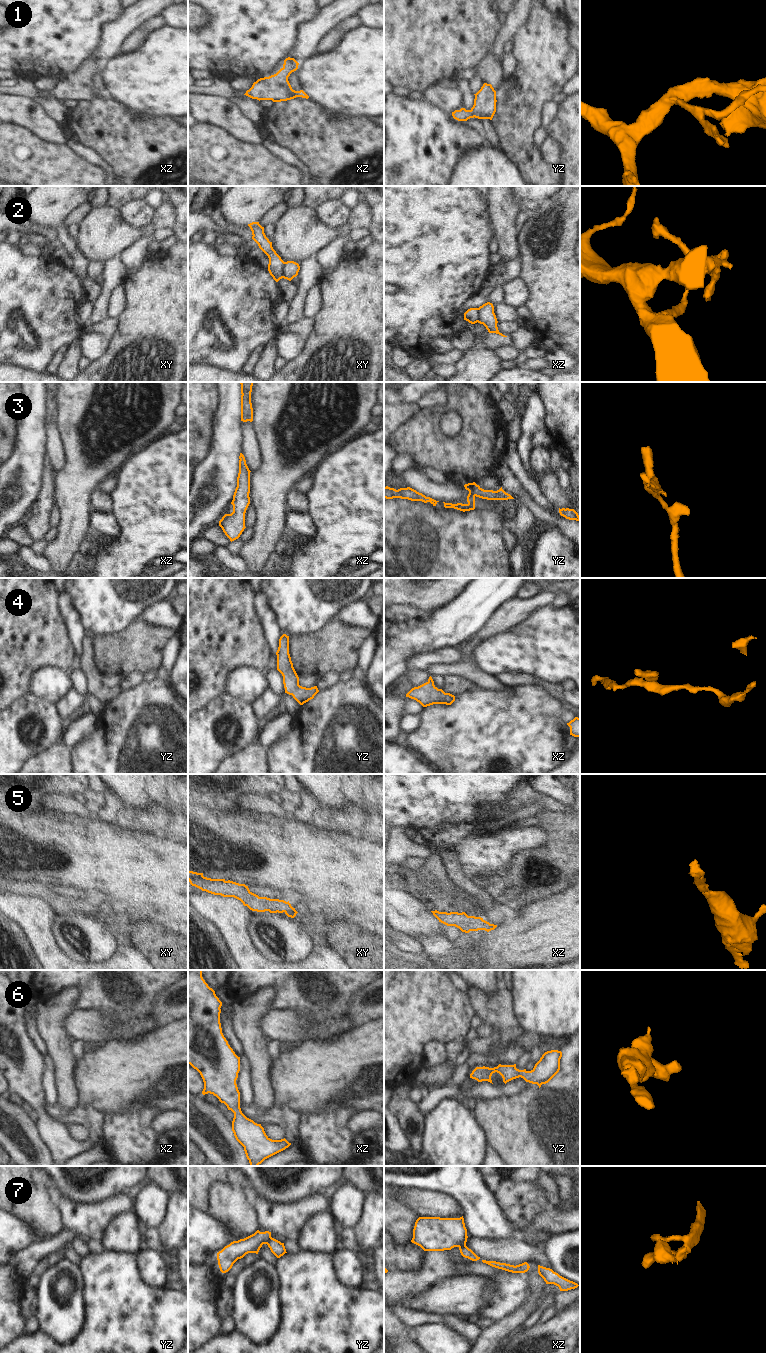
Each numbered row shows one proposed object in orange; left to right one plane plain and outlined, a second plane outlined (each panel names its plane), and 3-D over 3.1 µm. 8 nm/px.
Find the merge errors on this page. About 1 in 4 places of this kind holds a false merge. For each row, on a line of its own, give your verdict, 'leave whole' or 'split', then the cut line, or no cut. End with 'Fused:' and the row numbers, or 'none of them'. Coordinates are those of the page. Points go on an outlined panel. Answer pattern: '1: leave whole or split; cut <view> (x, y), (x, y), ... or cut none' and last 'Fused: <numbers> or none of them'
1: leave whole; cut none
2: split; cut xy (284, 262), (282, 277)
3: leave whole; cut none
4: leave whole; cut none
5: leave whole; cut none
6: leave whole; cut none
7: split; cut yz (271, 1237), (266, 1243)
Fused: 2, 7

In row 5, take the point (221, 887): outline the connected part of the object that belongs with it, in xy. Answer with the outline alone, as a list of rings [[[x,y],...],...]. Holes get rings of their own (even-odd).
[[[188,871],[188,881],[202,891],[223,897],[234,897],[240,900],[244,906],[252,911],[270,913],[285,913],[294,918],[298,913],[291,904],[284,900],[259,897],[252,893],[248,886],[225,879],[211,879],[203,876],[203,873]]]

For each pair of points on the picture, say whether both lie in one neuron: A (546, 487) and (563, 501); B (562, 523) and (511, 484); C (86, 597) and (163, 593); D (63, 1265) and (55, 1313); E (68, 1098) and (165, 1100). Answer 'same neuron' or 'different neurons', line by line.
A: same neuron
B: same neuron
C: same neuron
D: same neuron
E: different neurons

